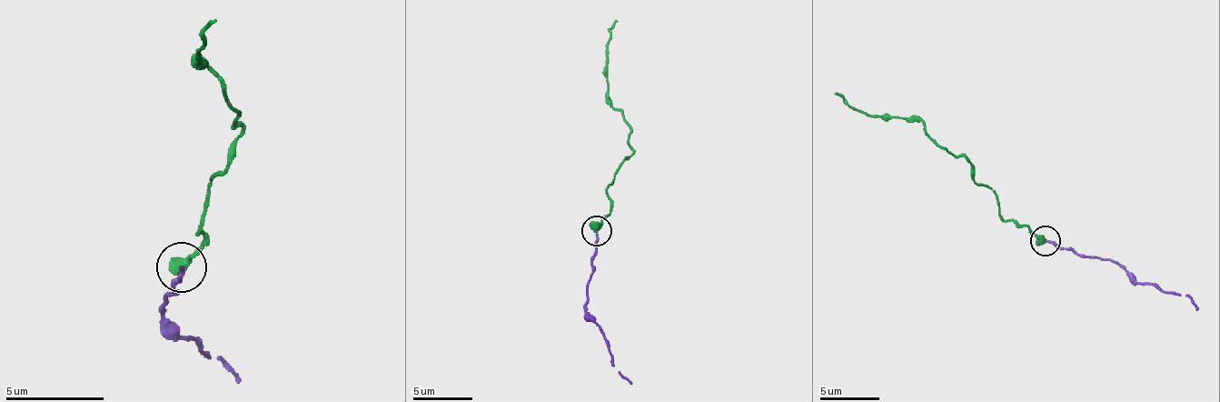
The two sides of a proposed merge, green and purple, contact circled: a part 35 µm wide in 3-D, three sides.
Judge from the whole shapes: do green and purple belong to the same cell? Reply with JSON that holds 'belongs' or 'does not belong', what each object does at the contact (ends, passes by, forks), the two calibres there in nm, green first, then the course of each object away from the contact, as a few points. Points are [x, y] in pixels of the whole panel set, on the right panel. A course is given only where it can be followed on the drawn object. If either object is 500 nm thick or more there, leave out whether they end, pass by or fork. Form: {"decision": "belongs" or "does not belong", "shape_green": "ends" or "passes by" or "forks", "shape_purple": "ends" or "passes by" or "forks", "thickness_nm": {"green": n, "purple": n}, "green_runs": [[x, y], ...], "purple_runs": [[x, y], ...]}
{"decision": "belongs", "thickness_nm": {"green": 650, "purple": 180}, "green_runs": [[1046, 240], [1004, 219], [992, 193], [975, 181], [975, 169], [939, 145], [924, 125], [865, 115], [835, 92]], "purple_runs": [[1046, 240], [1078, 255], [1111, 258], [1137, 282], [1185, 294], [1197, 311]]}

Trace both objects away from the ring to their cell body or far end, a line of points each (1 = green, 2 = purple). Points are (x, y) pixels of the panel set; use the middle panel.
1: (597, 231), (610, 210), (606, 189), (633, 151), (629, 125), (610, 97), (606, 50), (618, 20)
2: (597, 231), (585, 311), (597, 323), (618, 371), (629, 383)

